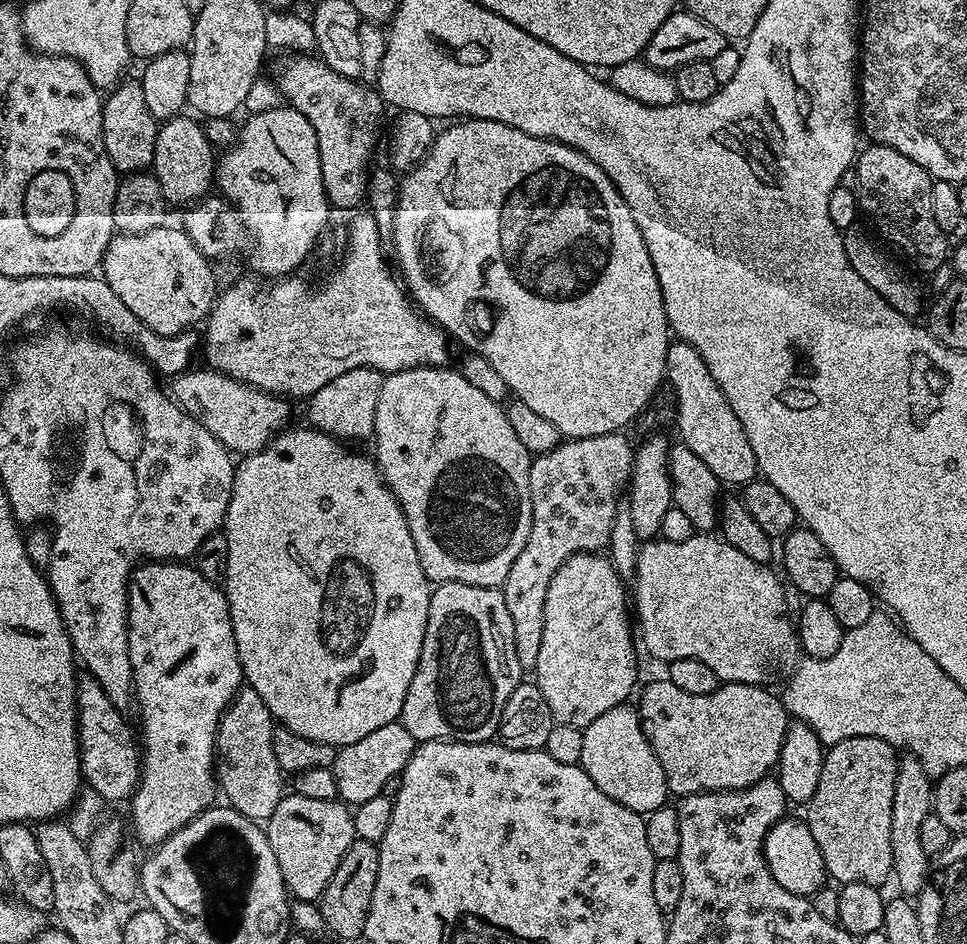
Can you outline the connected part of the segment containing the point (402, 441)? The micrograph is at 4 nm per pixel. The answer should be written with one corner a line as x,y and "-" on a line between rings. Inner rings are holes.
452,366
442,368
411,368
410,370
402,370
401,372
387,373
382,382
382,394
378,394
378,410
374,418
374,441
376,440
376,452
374,451
374,459
377,468
380,469
380,475
384,477
388,483
388,488
396,495
396,500
400,504
402,514
406,518
406,526
410,526
410,538
414,540
414,550
418,552
418,562
422,564
422,570
426,574
426,578
433,584
445,584
446,582
462,582
466,586
482,586
483,588
500,588
504,583
506,574
510,574
510,566
514,566
514,558
518,558
518,554
522,554
522,546
526,546
526,538
530,534
530,522
532,521
532,503
530,502
530,466
534,459
532,453
526,450
526,446
522,446
522,441
514,435
514,429
510,427
507,411
501,405
494,403
490,398
486,398
486,394
482,394
482,390
470,386
470,382
466,382
466,378
459,370

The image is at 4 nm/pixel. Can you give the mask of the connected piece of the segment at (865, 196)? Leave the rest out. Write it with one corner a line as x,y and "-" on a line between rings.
875,142
859,153
854,161
858,174
858,186
854,189
859,200
859,211
872,219
872,224
897,248
905,252
925,274
935,272
950,256
949,237
942,231
934,218
931,206
933,179
918,162
910,162
906,154
898,154
885,144

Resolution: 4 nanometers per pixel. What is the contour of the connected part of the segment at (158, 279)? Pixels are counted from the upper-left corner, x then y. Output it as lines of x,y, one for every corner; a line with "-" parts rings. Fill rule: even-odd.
165,226
146,230
142,234
126,234
125,232
113,235
112,240
104,251
102,265
102,279
122,298
126,310
134,314
154,334
173,336
179,332
186,332
197,327
196,323
203,321
212,306
216,302
218,287
216,288
216,276
212,273
209,257
203,256
190,242
190,238
184,233
183,227

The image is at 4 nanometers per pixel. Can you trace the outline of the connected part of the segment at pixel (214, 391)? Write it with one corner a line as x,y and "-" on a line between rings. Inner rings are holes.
207,366
179,372
177,376
171,377
170,384
170,395
176,405
186,410
186,414
200,420
202,426
206,426
206,430
210,430
210,434
222,442
224,448
241,457
261,452
275,436
285,431
289,423
289,401
285,397
273,396
270,392
255,388
253,384
243,384
225,372
217,372

